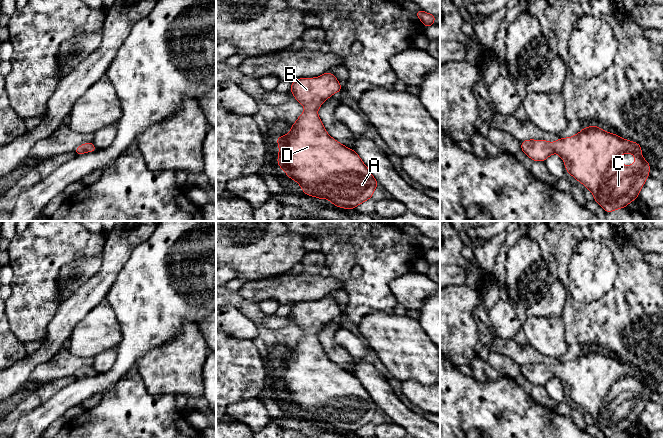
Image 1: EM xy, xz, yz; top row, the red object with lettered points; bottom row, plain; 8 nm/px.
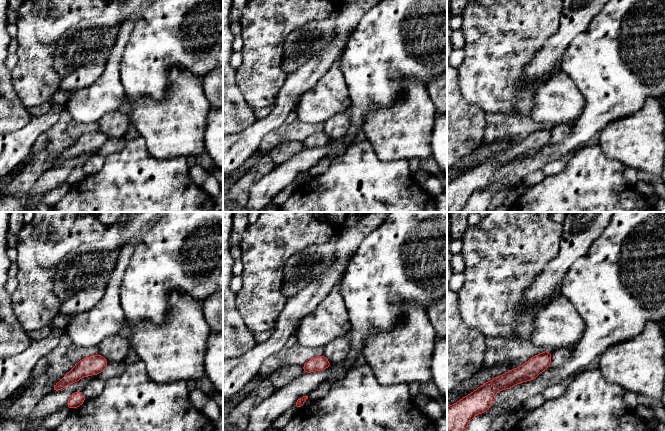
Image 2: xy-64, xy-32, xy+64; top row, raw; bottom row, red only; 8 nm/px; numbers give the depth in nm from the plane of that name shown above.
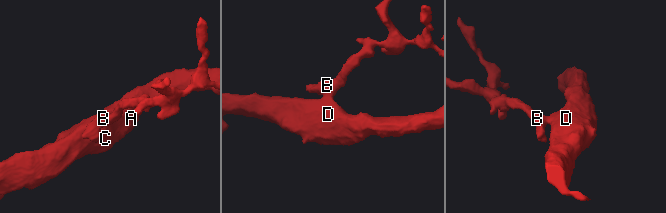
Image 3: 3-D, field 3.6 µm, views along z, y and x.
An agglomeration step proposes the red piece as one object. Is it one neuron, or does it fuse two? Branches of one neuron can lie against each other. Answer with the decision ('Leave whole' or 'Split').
Leave whole

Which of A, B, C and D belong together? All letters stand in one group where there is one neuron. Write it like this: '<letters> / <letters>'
A B C D

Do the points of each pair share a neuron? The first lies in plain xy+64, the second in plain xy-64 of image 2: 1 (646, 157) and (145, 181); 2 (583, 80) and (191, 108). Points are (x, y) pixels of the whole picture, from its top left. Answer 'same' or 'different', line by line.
1: different
2: different

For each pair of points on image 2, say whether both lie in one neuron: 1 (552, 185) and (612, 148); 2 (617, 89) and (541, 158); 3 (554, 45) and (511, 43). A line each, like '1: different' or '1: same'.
1: different
2: same
3: different

